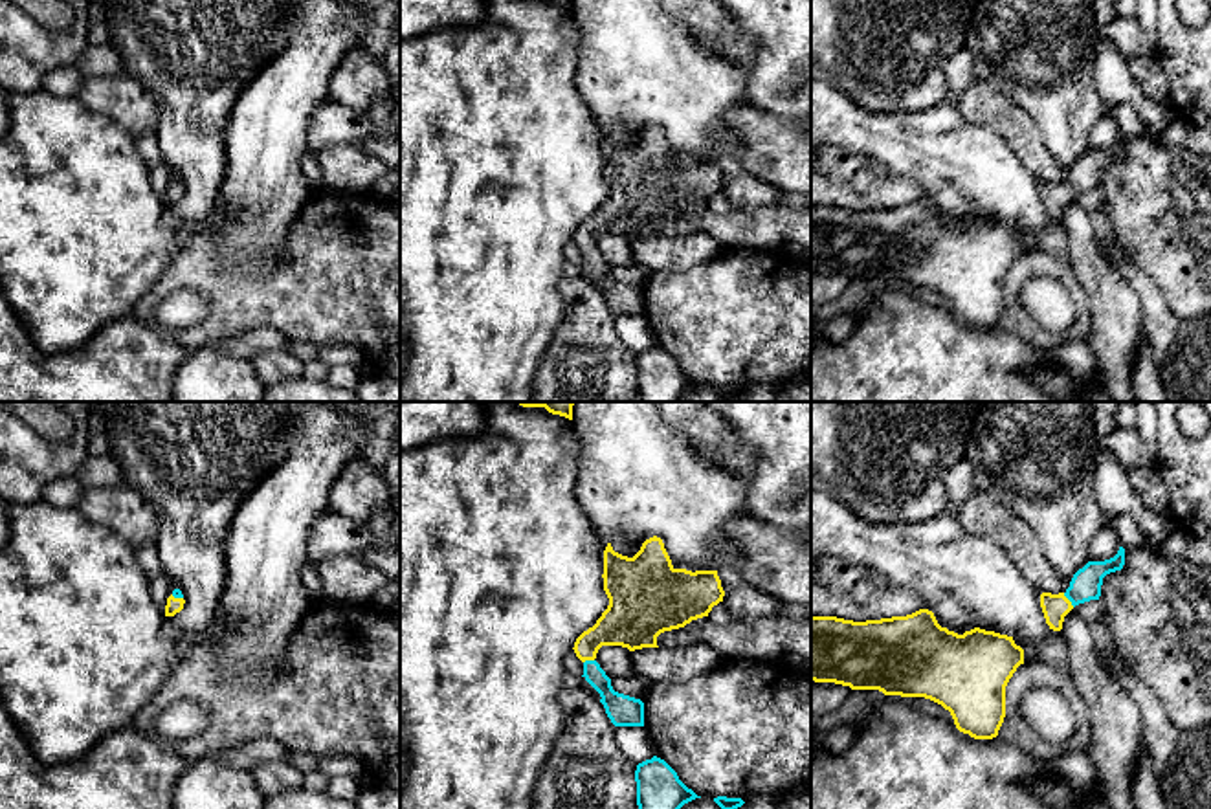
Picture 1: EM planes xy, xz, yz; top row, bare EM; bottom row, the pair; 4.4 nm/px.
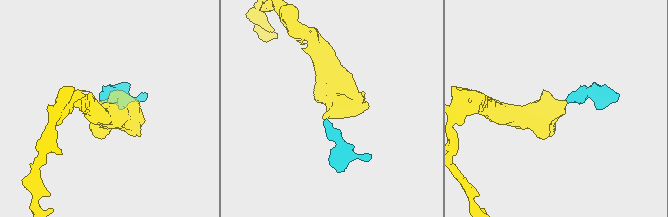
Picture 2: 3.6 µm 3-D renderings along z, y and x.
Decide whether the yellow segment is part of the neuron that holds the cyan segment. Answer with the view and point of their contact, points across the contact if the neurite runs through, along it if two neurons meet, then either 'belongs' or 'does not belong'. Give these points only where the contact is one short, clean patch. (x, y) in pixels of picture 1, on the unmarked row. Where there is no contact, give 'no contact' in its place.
contact yz (1068, 188); way yz (1085, 175), (1068, 188), (1055, 197); belongs

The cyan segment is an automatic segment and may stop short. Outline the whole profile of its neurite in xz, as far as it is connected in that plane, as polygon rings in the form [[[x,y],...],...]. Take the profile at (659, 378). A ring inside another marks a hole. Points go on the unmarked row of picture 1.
[[[657,345],[637,354],[635,371],[639,402],[677,402],[684,393],[701,387]]]

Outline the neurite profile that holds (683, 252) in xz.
[[[706,235],[642,237],[631,240],[633,262],[651,273],[686,272],[703,266],[721,253],[721,246]]]

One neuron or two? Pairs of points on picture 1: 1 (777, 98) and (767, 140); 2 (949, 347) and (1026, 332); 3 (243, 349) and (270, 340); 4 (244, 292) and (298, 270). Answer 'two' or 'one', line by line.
1: two
2: two
3: one
4: one

